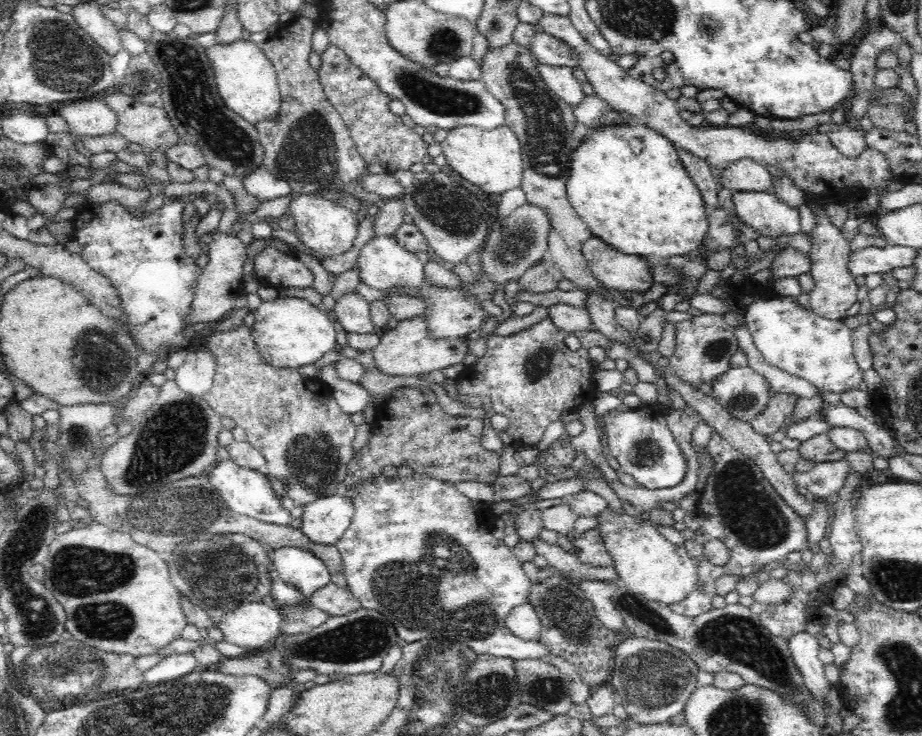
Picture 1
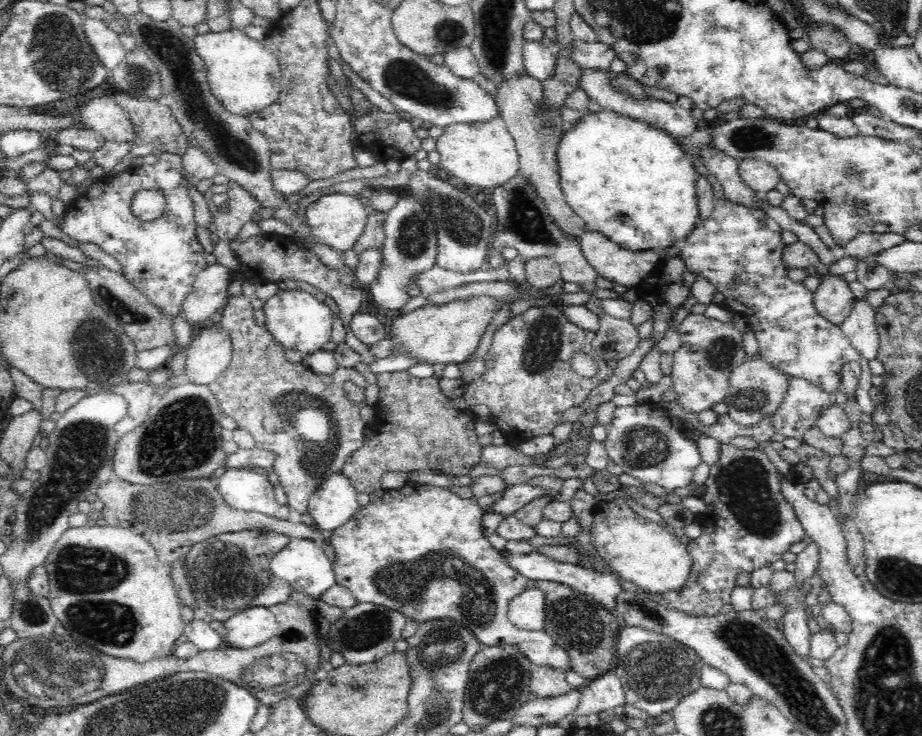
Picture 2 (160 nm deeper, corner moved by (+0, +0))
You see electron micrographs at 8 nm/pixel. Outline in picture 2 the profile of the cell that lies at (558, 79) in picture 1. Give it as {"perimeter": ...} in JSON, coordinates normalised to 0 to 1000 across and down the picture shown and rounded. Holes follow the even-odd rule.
{"perimeter":[[[568,54],[567,86],[568,95],[586,111],[601,103],[602,82],[601,68],[590,63],[588,56]]]}

